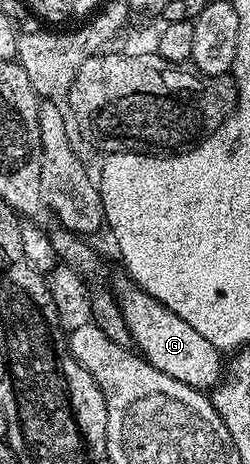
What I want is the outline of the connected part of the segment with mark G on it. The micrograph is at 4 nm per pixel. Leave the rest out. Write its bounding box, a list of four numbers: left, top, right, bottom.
[111,275,225,391]

